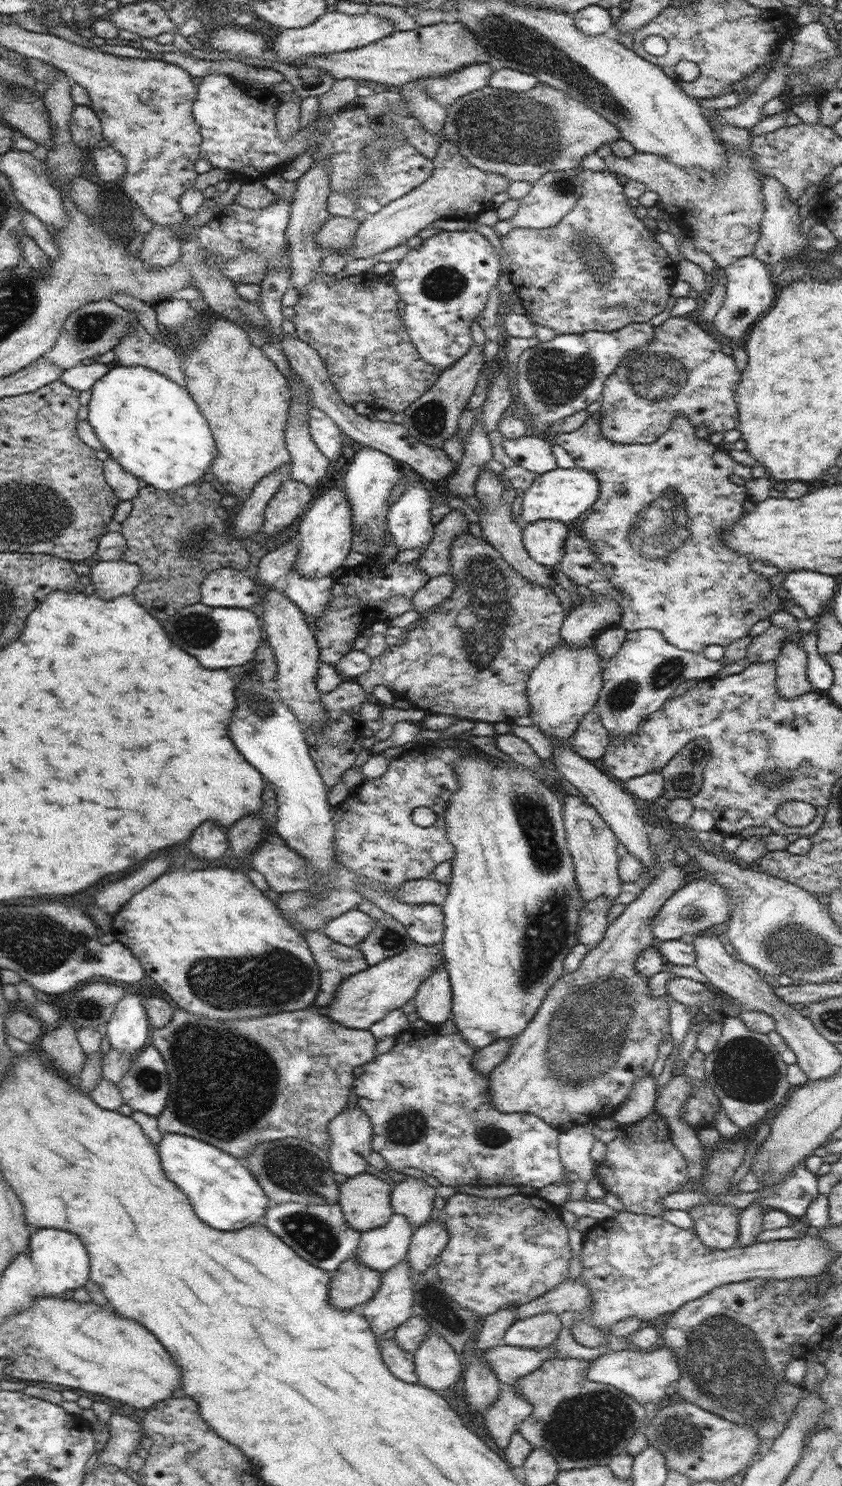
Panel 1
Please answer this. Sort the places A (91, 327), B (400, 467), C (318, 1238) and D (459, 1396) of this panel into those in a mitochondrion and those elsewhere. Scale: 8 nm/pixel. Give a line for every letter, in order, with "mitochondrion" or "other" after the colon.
A: mitochondrion
B: other
C: mitochondrion
D: other

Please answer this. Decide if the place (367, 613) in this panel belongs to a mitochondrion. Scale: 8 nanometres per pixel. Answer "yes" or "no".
no

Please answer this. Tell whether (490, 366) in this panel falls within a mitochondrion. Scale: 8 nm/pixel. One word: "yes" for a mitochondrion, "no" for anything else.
no

